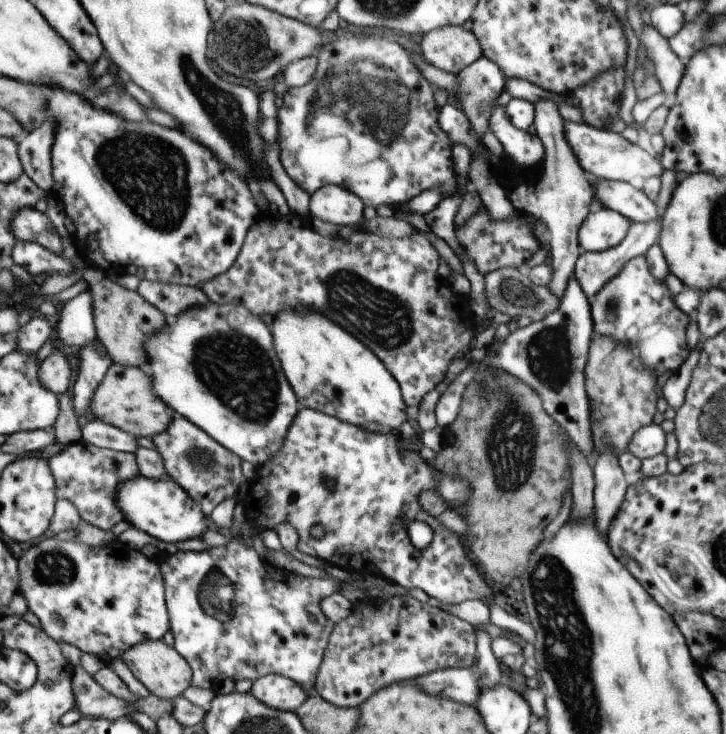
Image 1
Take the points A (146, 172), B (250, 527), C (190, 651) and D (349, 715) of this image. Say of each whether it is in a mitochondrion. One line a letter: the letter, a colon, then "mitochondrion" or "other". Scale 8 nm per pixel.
A: mitochondrion
B: other
C: other
D: other

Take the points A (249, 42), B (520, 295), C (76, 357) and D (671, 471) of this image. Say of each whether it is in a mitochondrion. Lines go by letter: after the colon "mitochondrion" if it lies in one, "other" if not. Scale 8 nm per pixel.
A: mitochondrion
B: mitochondrion
C: other
D: other

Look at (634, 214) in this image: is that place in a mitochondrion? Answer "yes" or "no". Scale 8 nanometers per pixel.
no

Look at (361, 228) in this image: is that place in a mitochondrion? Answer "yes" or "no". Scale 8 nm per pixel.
no

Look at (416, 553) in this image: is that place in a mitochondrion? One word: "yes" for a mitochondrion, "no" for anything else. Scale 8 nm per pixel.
no

